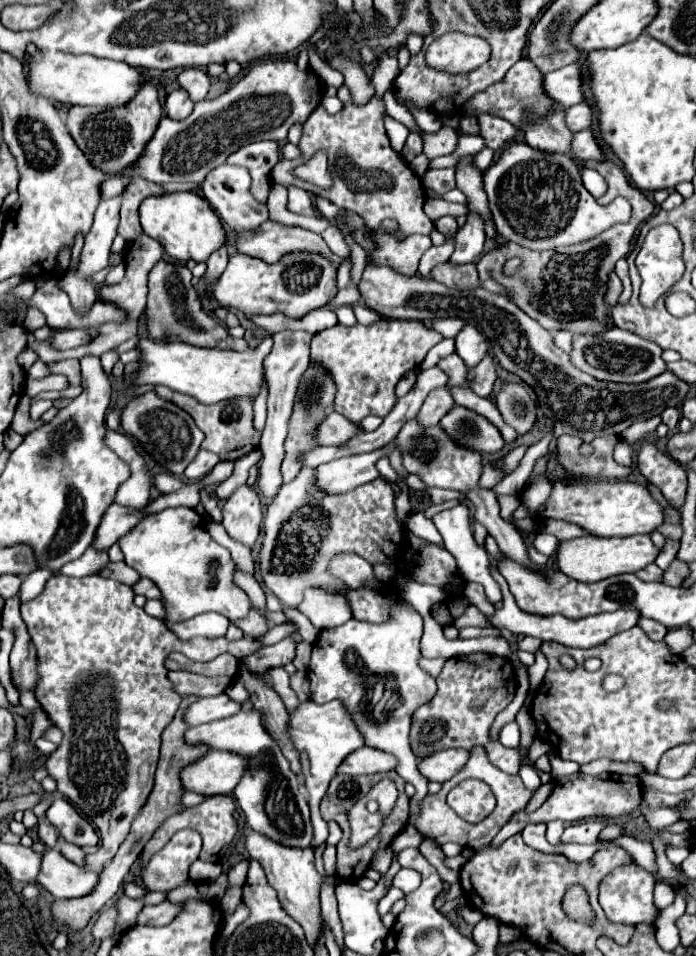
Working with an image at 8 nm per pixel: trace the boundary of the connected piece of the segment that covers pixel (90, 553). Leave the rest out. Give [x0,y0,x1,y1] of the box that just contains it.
[61,548,109,576]

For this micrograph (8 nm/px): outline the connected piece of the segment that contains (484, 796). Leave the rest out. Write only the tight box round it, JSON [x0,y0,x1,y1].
[447,780,496,822]

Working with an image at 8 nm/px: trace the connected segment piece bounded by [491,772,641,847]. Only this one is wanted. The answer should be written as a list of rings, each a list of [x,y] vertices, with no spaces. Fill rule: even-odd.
[[[573,774],[557,778],[551,796],[531,814],[523,811],[515,813],[509,822],[503,826],[491,842],[491,846],[499,847],[507,838],[522,832],[527,824],[537,824],[543,820],[563,820],[563,822],[577,822],[587,816],[627,816],[629,812],[637,810],[641,802],[641,784],[637,776],[629,774],[601,774],[601,776],[587,776],[587,774]]]

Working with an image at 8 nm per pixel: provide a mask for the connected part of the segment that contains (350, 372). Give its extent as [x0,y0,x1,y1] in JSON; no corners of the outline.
[311,318,443,422]

